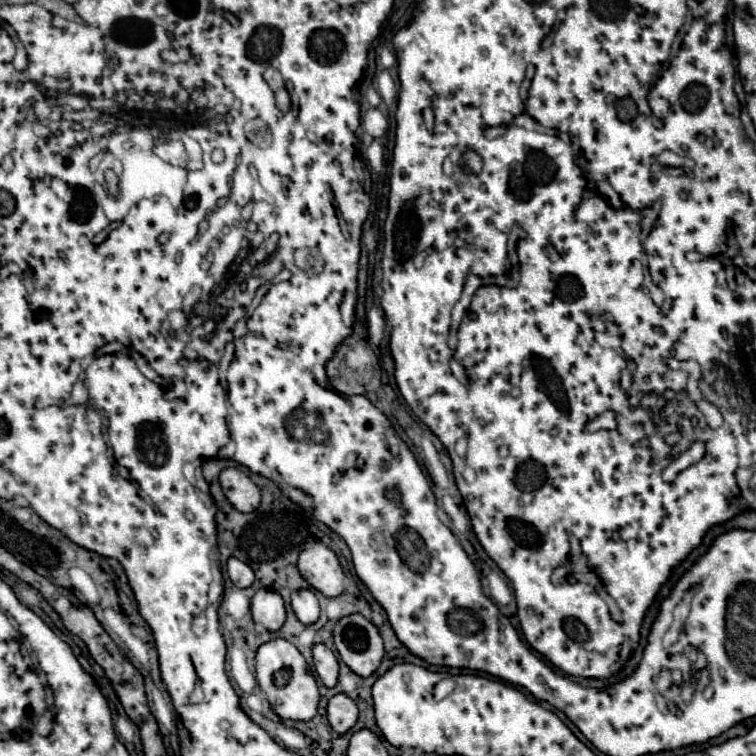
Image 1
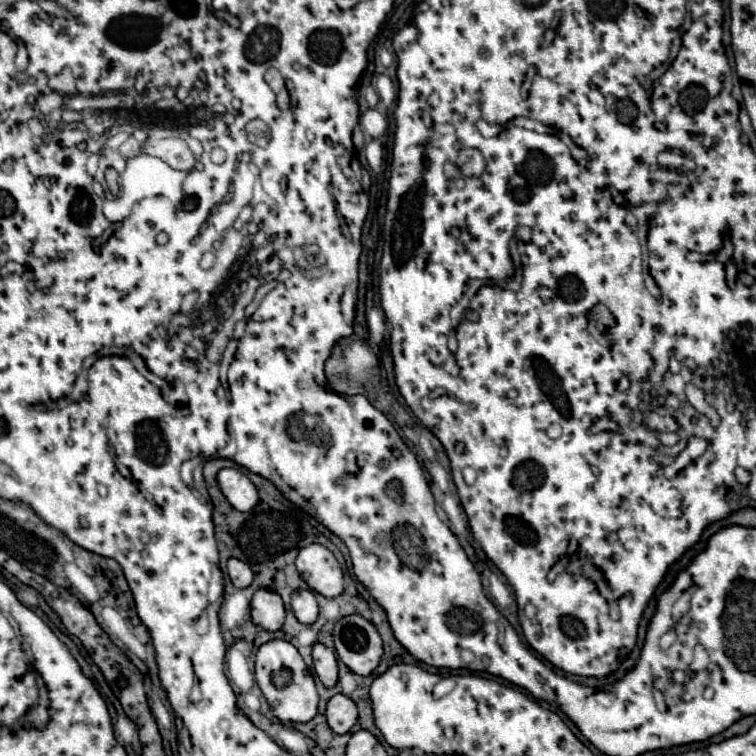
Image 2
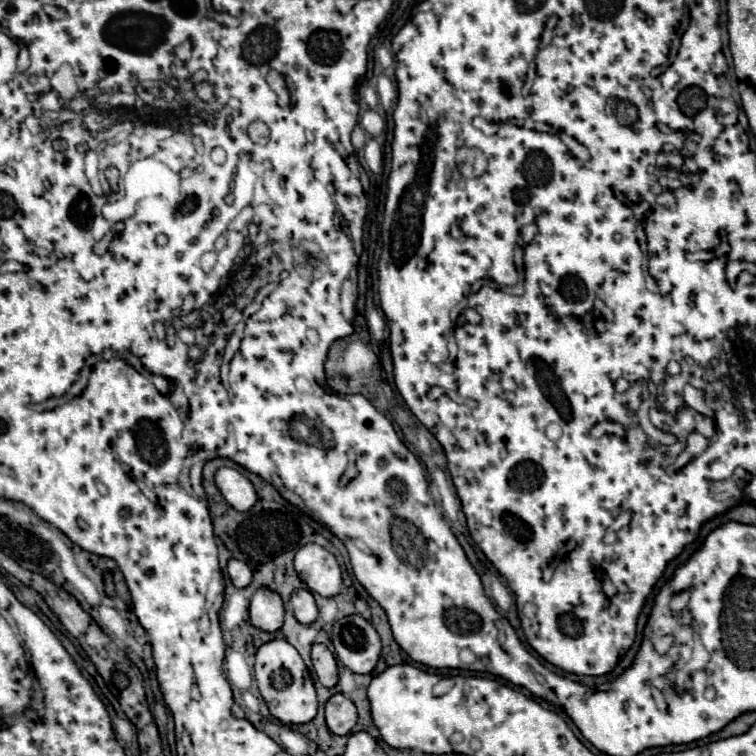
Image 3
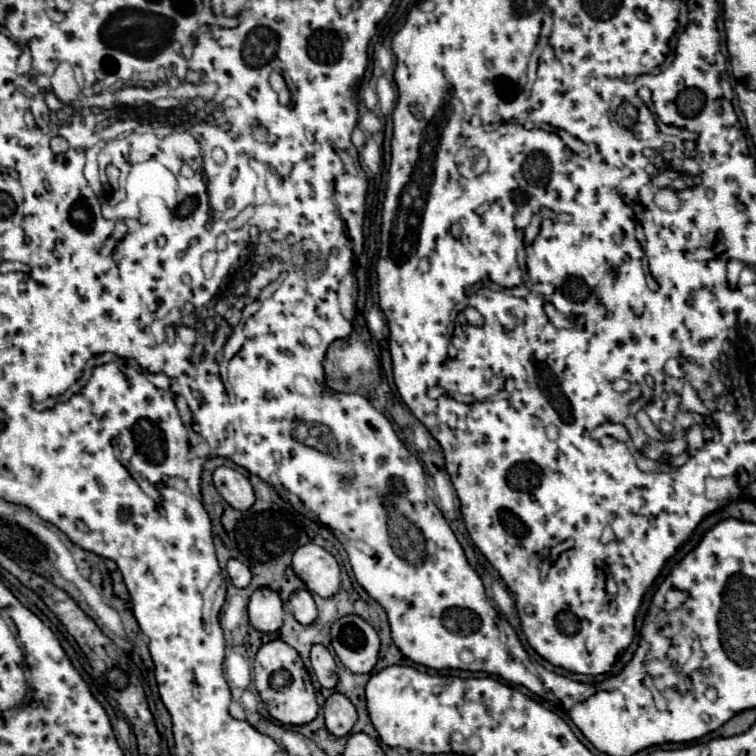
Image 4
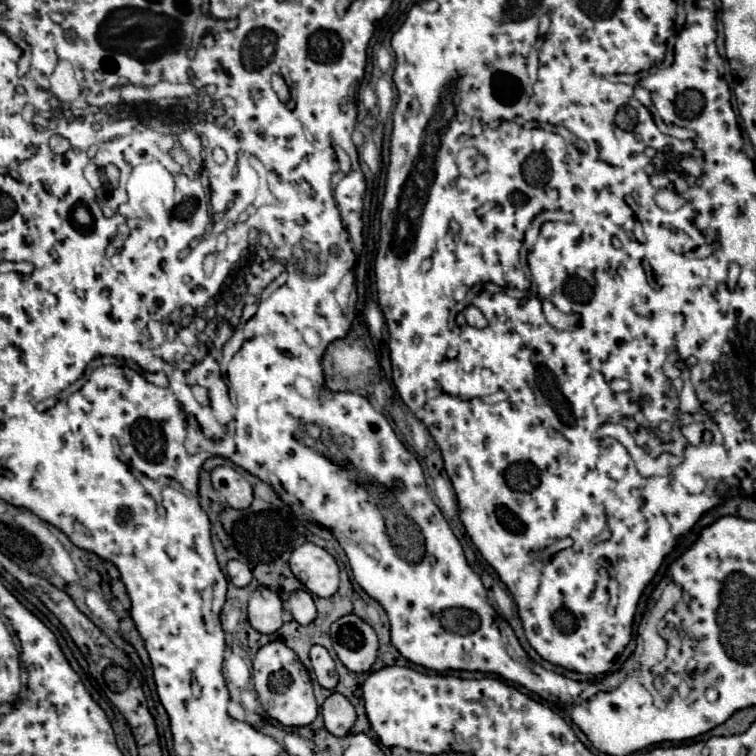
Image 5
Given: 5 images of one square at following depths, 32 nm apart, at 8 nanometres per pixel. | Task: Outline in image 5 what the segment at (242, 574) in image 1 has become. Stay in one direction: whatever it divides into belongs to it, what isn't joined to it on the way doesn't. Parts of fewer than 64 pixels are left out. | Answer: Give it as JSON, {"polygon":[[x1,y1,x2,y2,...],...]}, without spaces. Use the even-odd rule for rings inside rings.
{"polygon":[[230,560,230,562,228,562,228,576,230,576,232,584,238,586,238,588,248,586,248,582,252,580,252,572,250,572,250,568,248,568,246,564,238,562,238,560]]}

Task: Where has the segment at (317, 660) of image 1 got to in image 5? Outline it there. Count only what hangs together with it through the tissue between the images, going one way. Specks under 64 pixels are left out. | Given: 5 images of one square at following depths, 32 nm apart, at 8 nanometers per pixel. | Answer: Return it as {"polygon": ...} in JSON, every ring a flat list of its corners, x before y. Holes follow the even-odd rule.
{"polygon":[[312,646,310,660,312,660,312,668,314,668,318,684,322,688,332,690,338,684,338,674,336,674,336,666,334,666,334,660,328,654,328,650,324,646]]}

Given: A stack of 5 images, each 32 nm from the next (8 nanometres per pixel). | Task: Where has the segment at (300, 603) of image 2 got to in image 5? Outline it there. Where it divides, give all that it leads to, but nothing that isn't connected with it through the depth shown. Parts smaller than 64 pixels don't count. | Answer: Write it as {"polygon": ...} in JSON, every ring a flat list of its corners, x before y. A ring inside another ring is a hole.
{"polygon":[[296,590,290,594,288,610,292,612,294,620,298,624,310,624,316,618,316,606,312,600,312,594,308,590]]}

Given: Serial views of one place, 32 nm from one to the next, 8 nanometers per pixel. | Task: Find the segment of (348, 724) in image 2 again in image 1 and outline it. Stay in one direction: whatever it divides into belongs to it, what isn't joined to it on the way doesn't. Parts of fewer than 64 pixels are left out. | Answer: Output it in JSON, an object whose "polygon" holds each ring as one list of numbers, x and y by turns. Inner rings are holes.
{"polygon":[[336,694,328,702,328,722,338,734,348,732,356,724,356,720,358,720,358,706,346,694]]}

